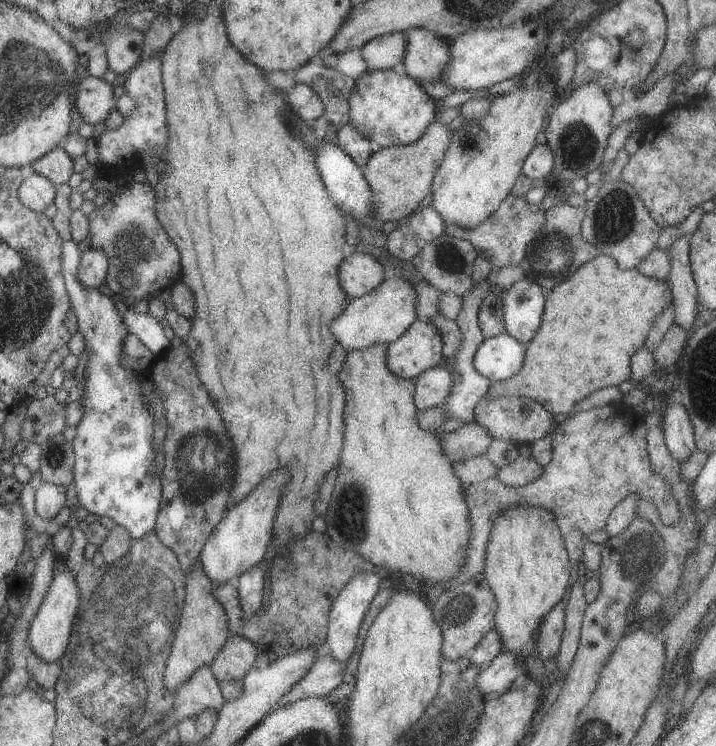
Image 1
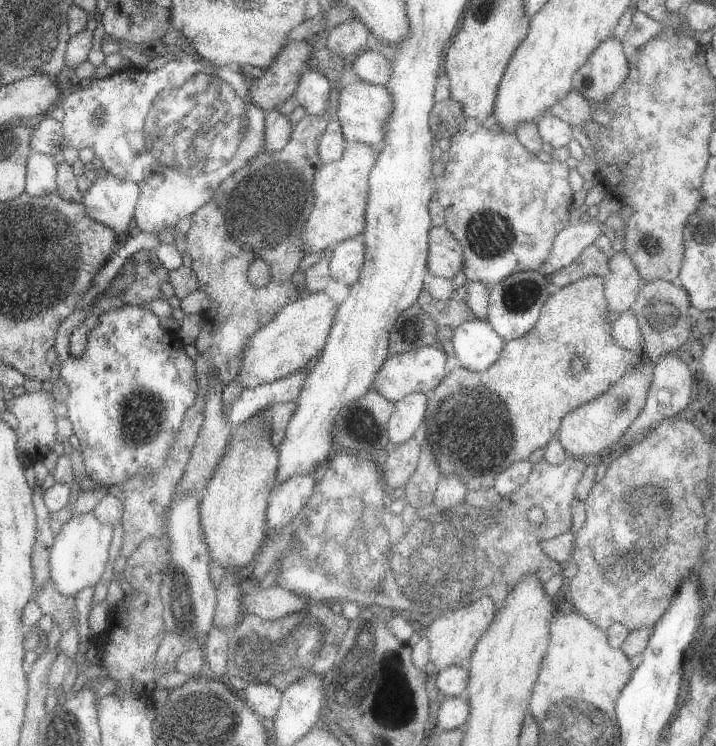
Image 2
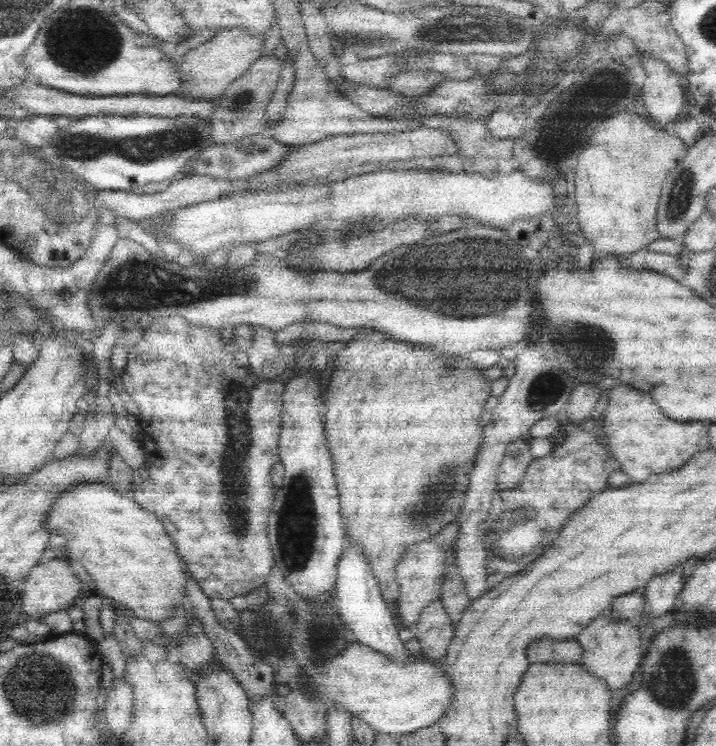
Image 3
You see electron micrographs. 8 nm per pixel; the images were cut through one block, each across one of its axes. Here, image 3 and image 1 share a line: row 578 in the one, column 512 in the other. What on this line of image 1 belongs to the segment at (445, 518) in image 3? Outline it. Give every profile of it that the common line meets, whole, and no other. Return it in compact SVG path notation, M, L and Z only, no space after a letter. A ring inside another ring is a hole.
M597 256L587 264L581 264L571 276L563 282L547 290L545 294L545 308L541 326L537 328L535 336L525 344L525 362L521 370L503 380L491 382L485 398L499 398L499 396L515 396L515 398L529 398L535 400L547 410L555 420L565 418L571 408L597 388L619 386L621 382L629 380L629 362L631 356L645 344L653 320L671 304L671 292L665 280L655 280L641 274L637 268L621 270L615 260L609 256Z

